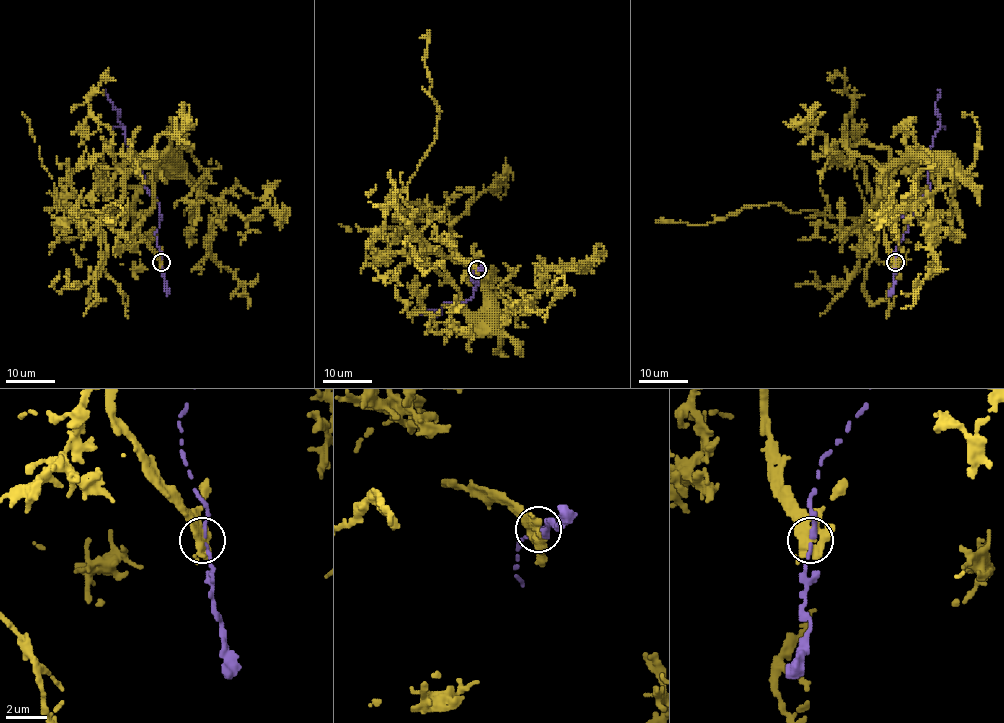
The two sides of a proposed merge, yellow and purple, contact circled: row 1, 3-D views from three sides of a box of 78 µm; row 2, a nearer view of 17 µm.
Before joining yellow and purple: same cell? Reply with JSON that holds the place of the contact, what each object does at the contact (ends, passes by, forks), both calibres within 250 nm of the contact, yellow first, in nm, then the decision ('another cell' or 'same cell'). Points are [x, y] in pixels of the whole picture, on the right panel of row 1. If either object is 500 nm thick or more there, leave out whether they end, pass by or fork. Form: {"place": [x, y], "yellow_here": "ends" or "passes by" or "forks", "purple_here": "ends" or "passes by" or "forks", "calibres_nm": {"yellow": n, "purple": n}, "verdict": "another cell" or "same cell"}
{"place": [895, 262], "yellow_here": "passes by", "purple_here": "passes by", "calibres_nm": {"yellow": 480, "purple": 180}, "verdict": "another cell"}

